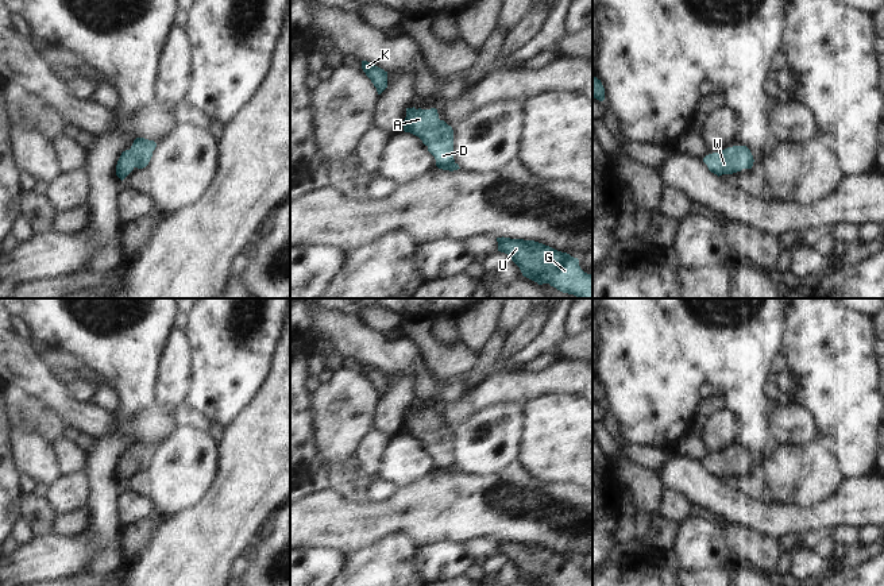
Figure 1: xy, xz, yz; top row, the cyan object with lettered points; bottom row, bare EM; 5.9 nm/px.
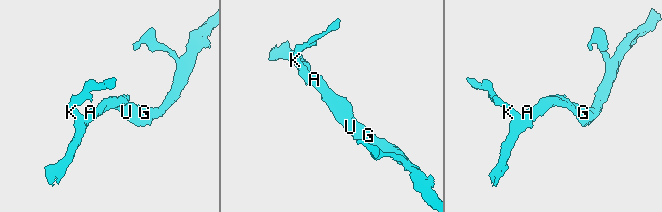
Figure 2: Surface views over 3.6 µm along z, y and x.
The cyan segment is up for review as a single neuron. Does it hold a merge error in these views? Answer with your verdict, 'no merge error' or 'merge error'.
no merge error

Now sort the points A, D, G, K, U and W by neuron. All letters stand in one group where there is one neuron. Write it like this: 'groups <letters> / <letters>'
groups A D G K U W

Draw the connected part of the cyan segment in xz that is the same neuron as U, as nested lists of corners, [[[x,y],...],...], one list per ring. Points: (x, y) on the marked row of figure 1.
[[[497,238],[498,251],[505,252],[521,270],[522,275],[538,285],[549,284],[576,298],[592,298],[592,275],[584,273],[579,259],[534,240]]]

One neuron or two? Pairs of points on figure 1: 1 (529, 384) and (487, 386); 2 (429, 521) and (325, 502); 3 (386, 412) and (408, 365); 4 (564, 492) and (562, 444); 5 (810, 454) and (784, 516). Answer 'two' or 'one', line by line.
1: one
2: one
3: two
4: two
5: two

